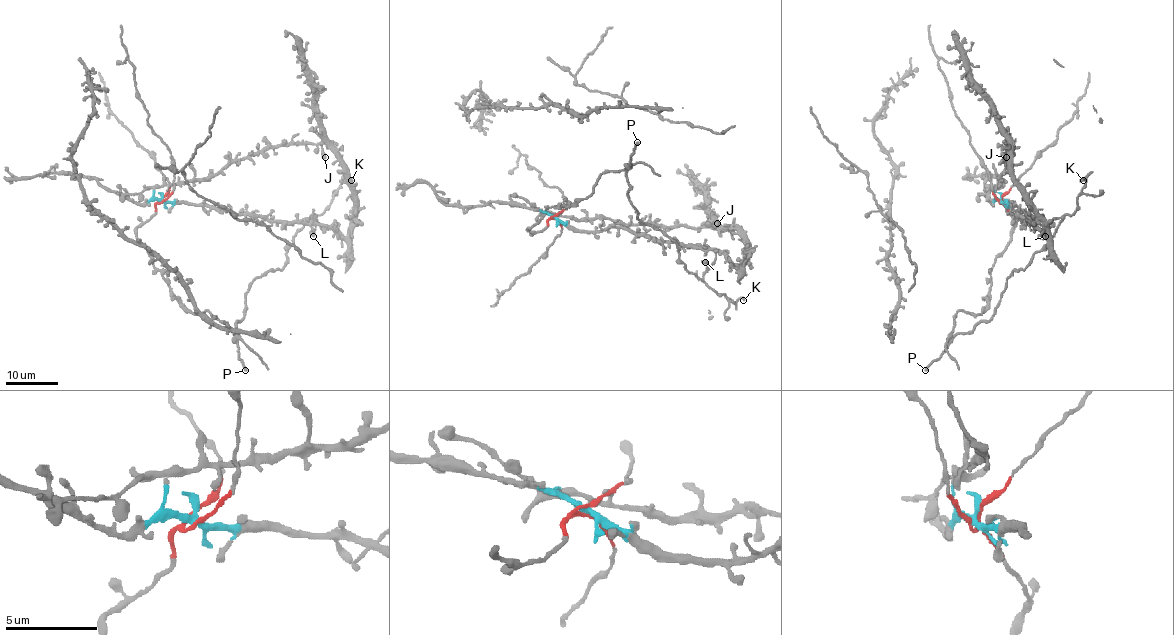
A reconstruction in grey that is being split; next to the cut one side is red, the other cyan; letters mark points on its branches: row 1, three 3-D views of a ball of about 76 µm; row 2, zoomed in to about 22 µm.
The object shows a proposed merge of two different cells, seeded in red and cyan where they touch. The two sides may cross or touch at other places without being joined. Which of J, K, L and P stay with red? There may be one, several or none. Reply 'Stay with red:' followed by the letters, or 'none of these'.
Stay with red: K, L, P

